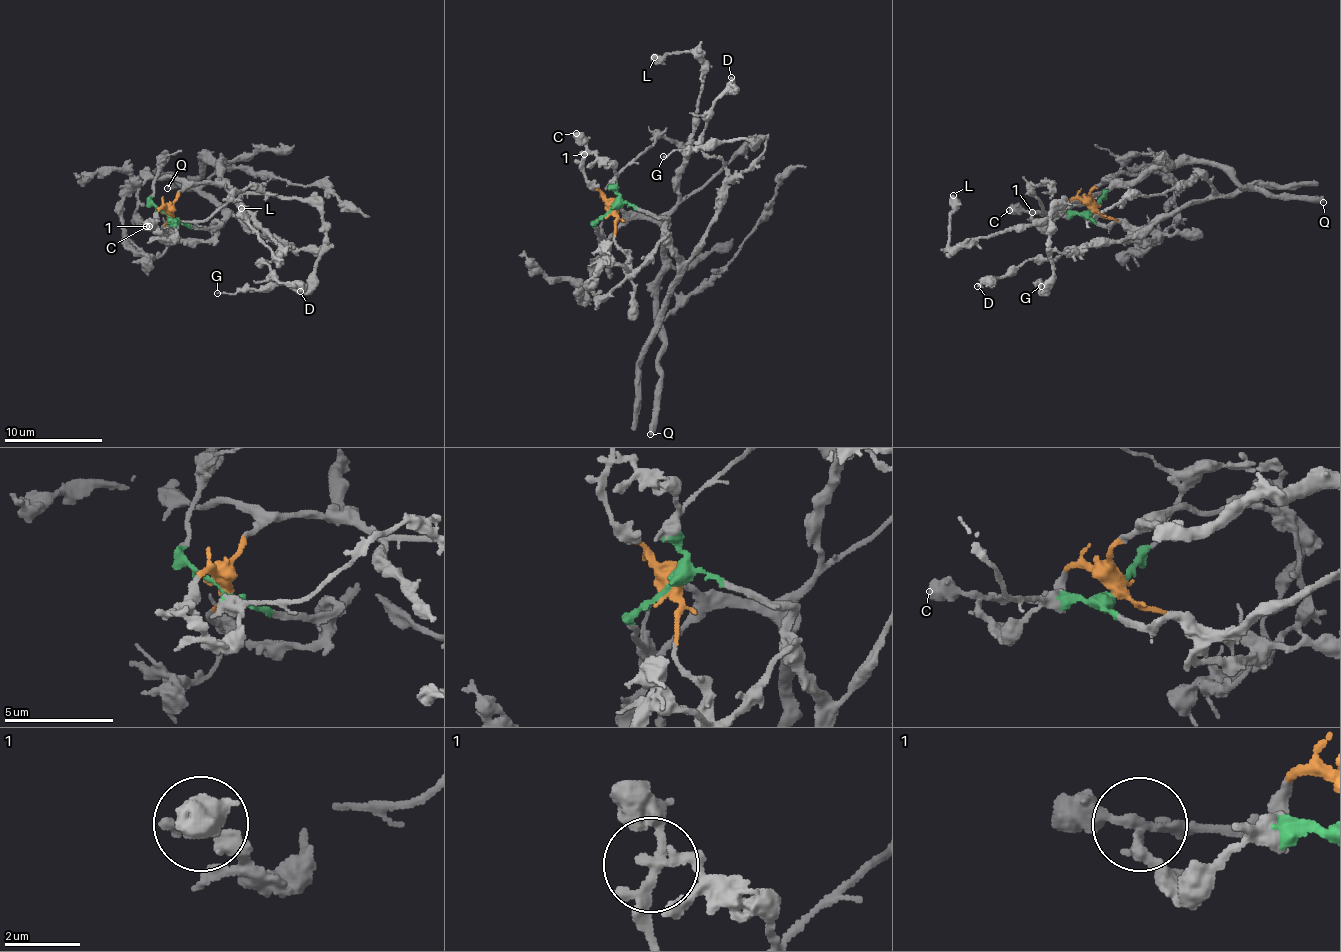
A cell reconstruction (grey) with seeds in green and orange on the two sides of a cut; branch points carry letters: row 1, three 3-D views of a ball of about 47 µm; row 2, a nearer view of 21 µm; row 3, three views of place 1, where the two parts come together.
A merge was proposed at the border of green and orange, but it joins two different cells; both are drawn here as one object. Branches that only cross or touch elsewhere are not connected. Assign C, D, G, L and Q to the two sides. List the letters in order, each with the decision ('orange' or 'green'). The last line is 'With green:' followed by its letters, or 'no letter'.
C: orange
D: green
G: orange
L: orange
Q: orange
With green: D

